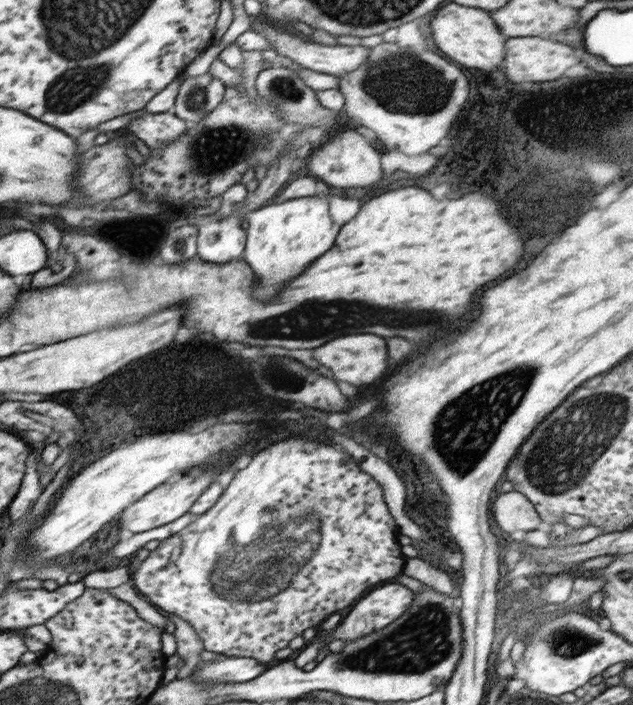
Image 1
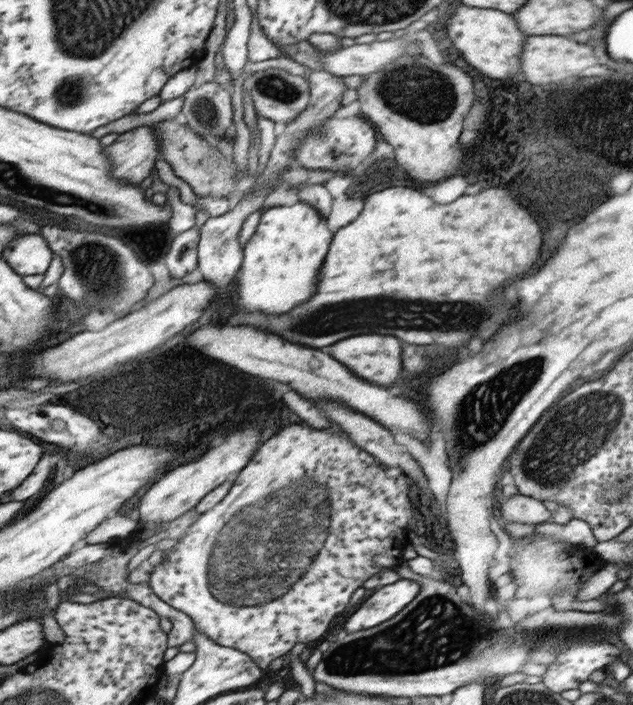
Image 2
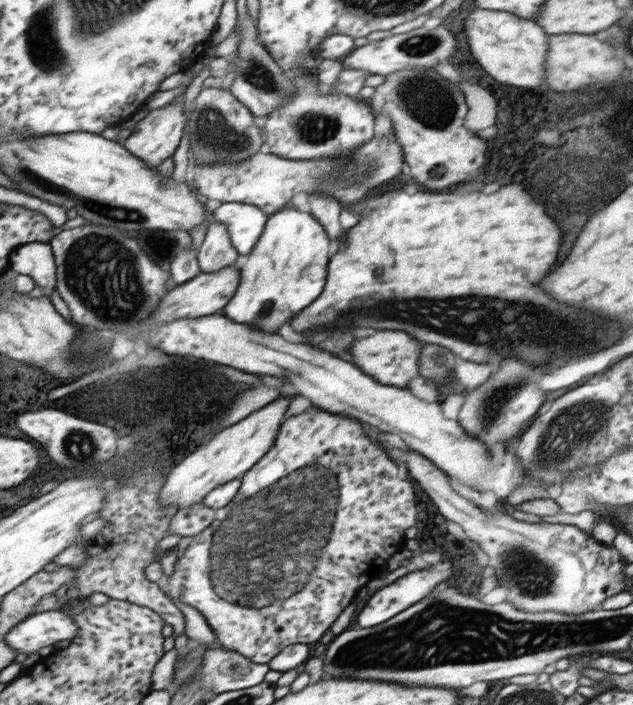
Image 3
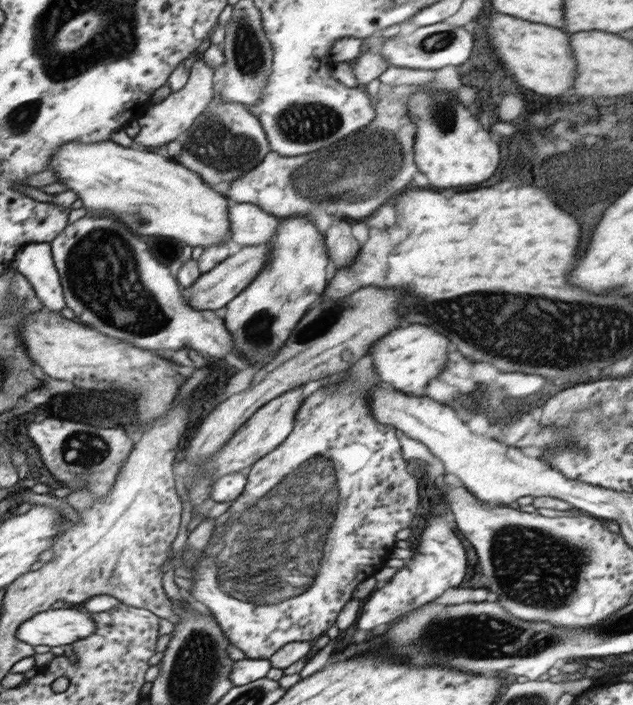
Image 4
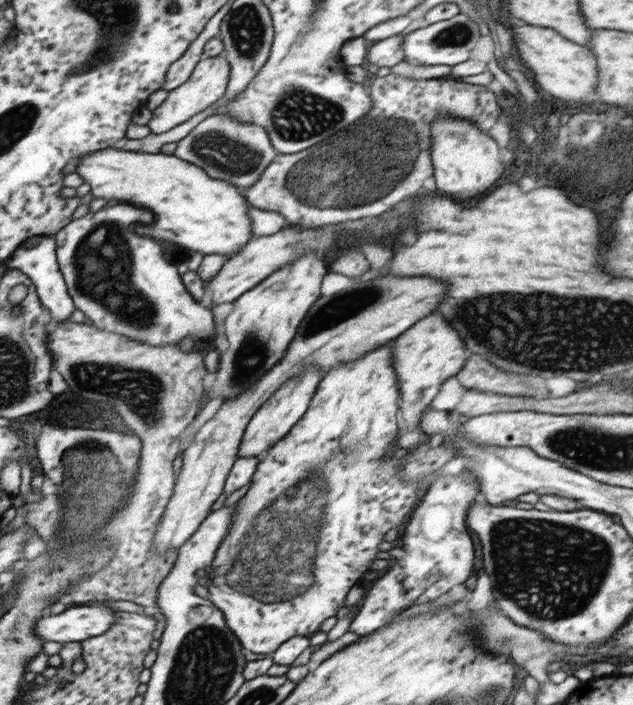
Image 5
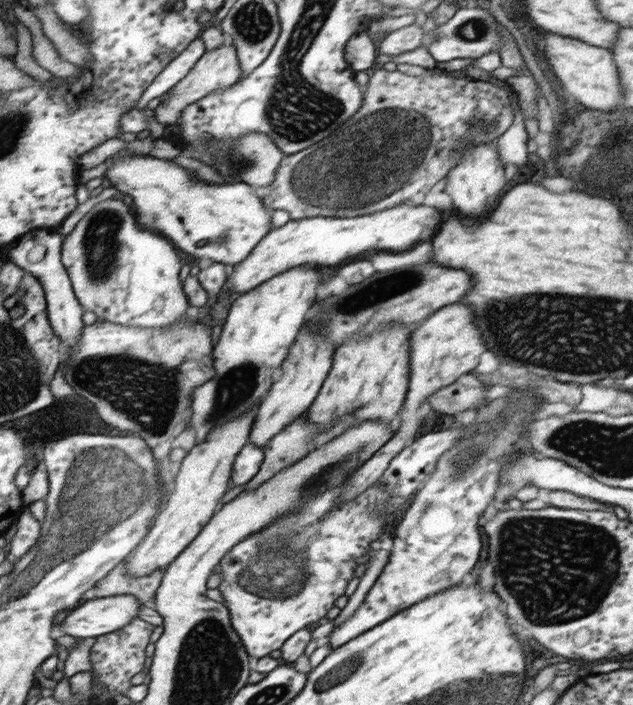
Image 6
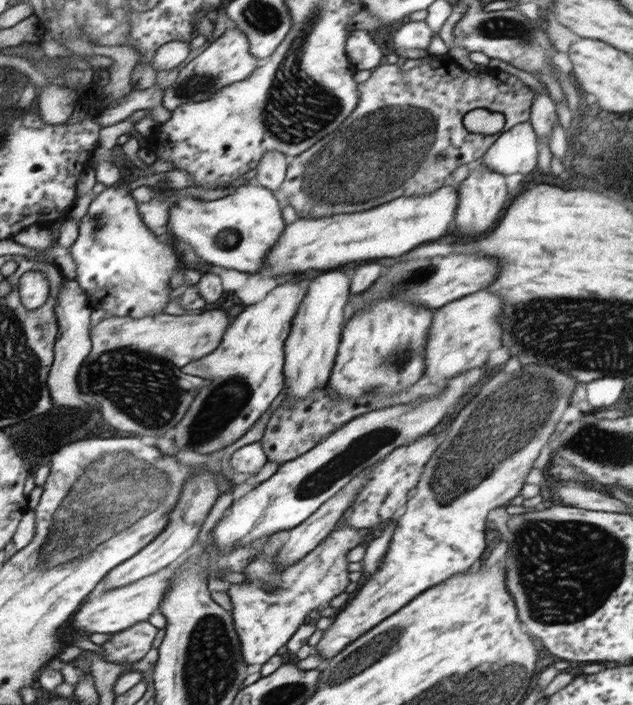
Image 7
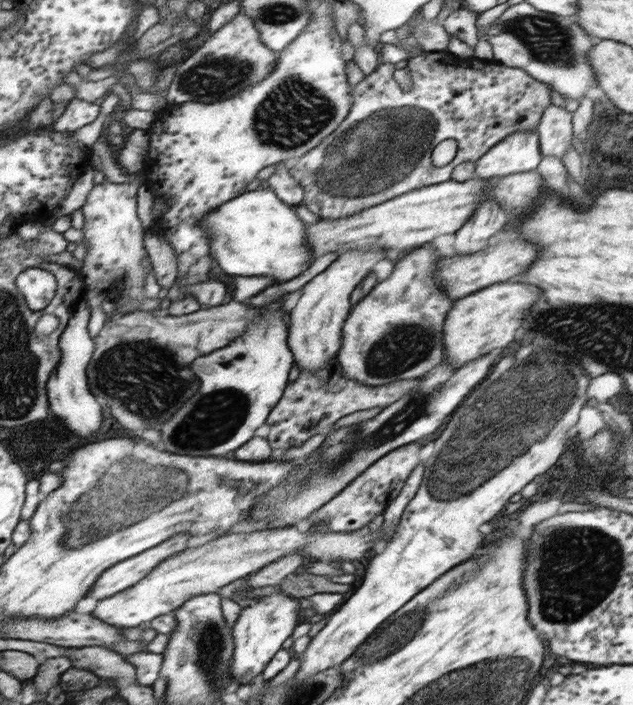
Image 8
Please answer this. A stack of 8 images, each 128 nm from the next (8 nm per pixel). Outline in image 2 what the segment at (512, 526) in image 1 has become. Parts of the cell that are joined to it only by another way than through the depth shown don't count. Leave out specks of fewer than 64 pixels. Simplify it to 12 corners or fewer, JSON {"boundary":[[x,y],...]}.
{"boundary":[[519,494],[504,498],[506,522],[534,525],[552,515],[540,500]]}

